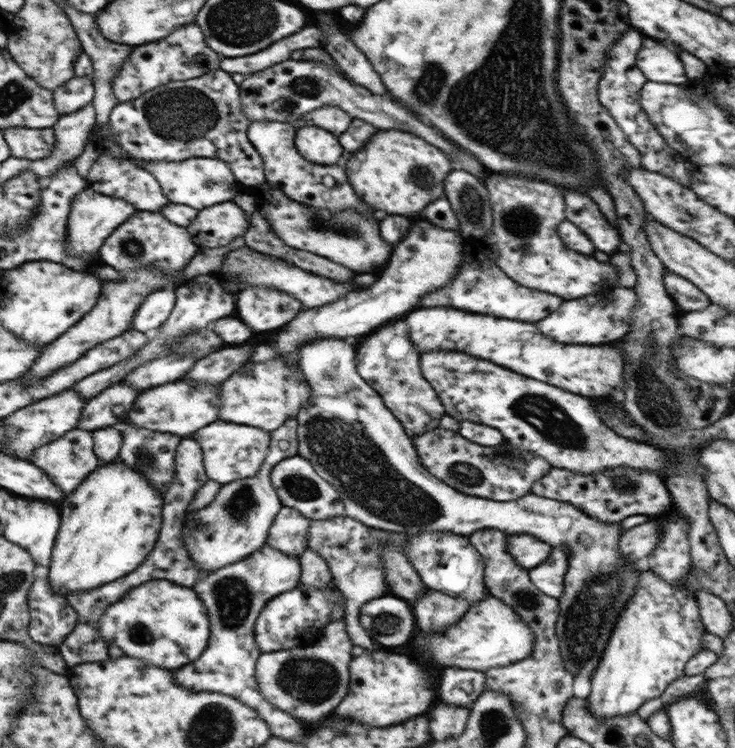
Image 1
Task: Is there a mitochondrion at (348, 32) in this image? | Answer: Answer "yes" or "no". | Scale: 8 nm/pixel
no

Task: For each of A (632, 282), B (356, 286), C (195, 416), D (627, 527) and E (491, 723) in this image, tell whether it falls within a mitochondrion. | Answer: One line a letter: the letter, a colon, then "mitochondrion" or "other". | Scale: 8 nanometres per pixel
A: other
B: other
C: other
D: other
E: mitochondrion

